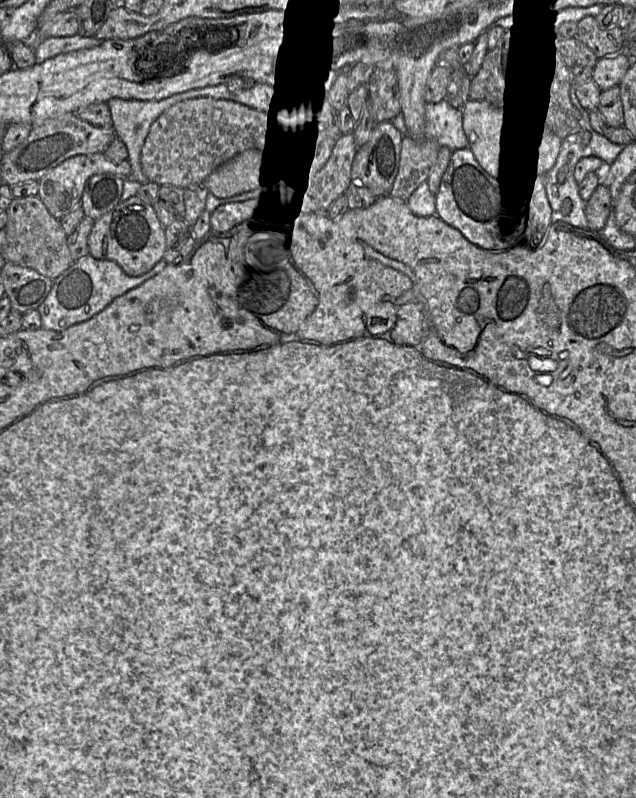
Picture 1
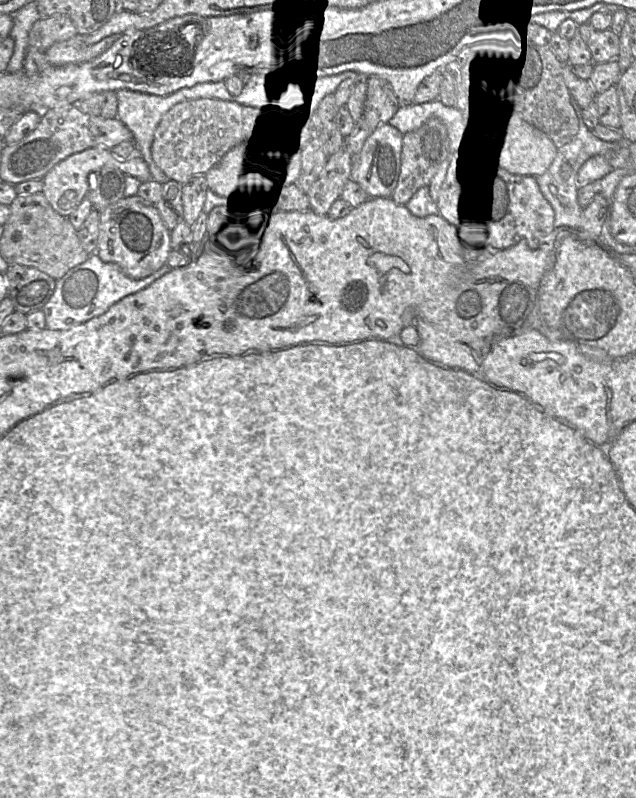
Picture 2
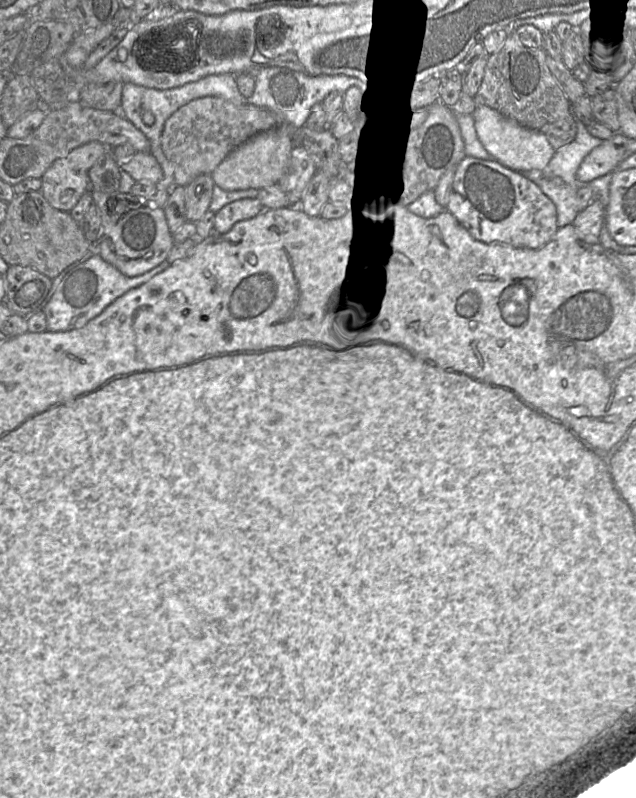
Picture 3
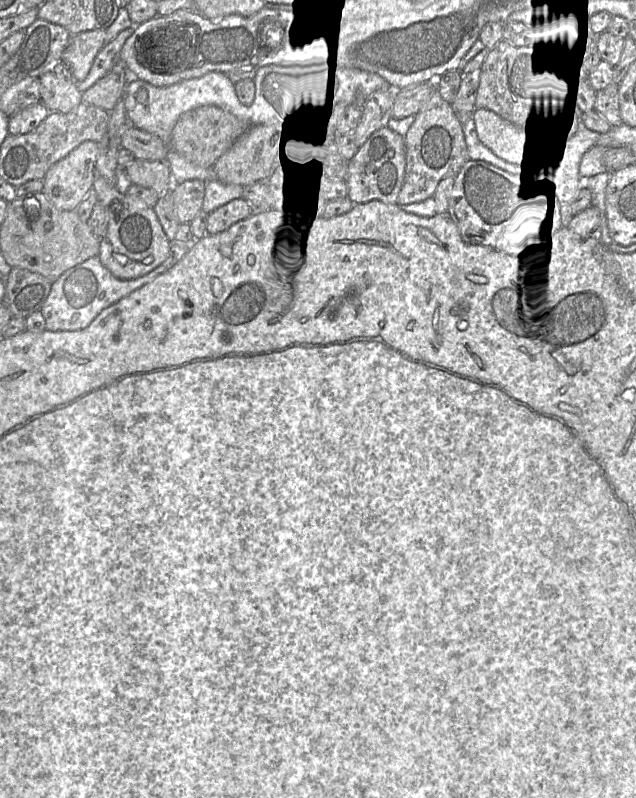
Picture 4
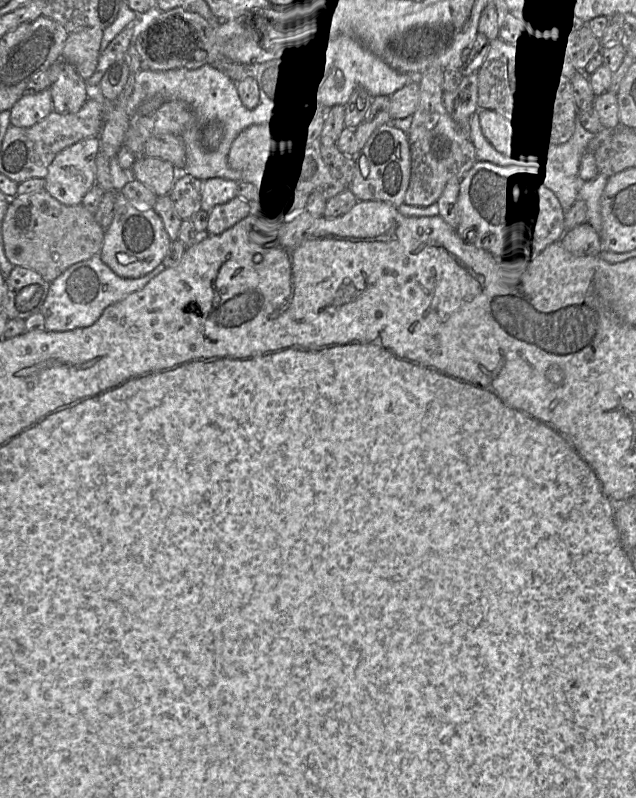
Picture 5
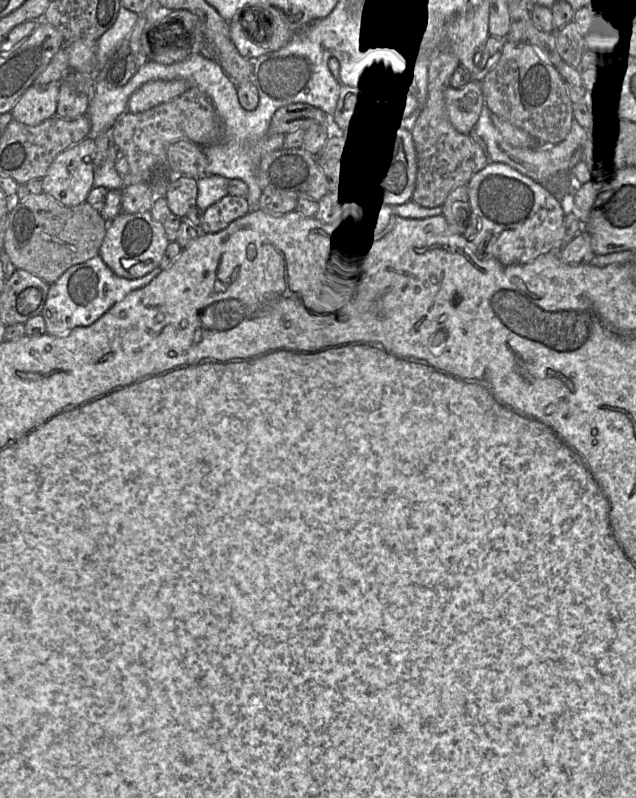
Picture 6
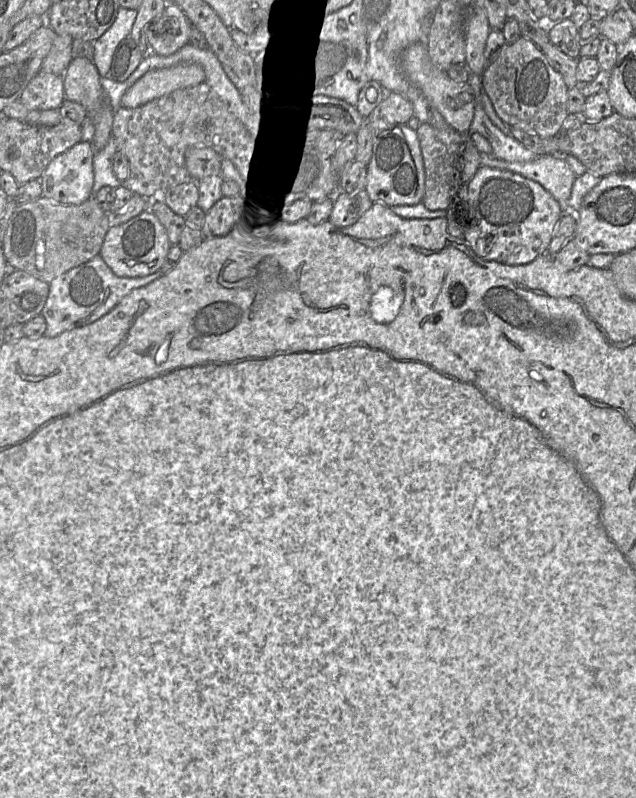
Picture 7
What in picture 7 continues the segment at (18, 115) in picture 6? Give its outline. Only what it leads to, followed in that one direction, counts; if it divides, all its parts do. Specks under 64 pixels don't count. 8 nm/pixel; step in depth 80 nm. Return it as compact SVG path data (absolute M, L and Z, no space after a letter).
M42 71L28 83L20 96L21 103L29 110L59 109L64 100L63 77Z

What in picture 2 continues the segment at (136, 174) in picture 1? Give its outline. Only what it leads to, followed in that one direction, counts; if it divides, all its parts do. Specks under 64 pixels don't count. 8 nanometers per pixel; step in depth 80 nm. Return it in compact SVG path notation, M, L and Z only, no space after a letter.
M207 82L197 84L196 86L181 89L173 94L166 96L156 96L129 89L121 89L117 91L117 118L130 130L133 135L133 143L140 153L140 157L147 163L151 174L151 180L161 185L169 182L169 178L155 164L152 156L152 144L154 141L154 133L158 127L162 117L175 105L200 98L215 98L225 101L234 101L232 95L226 88L225 82Z

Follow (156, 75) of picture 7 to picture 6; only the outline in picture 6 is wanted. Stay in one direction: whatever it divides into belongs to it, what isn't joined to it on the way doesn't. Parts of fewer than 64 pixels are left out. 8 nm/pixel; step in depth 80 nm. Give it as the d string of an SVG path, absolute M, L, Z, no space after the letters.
M152 80L137 89L128 99L127 111L136 114L168 102L188 89L185 81Z

